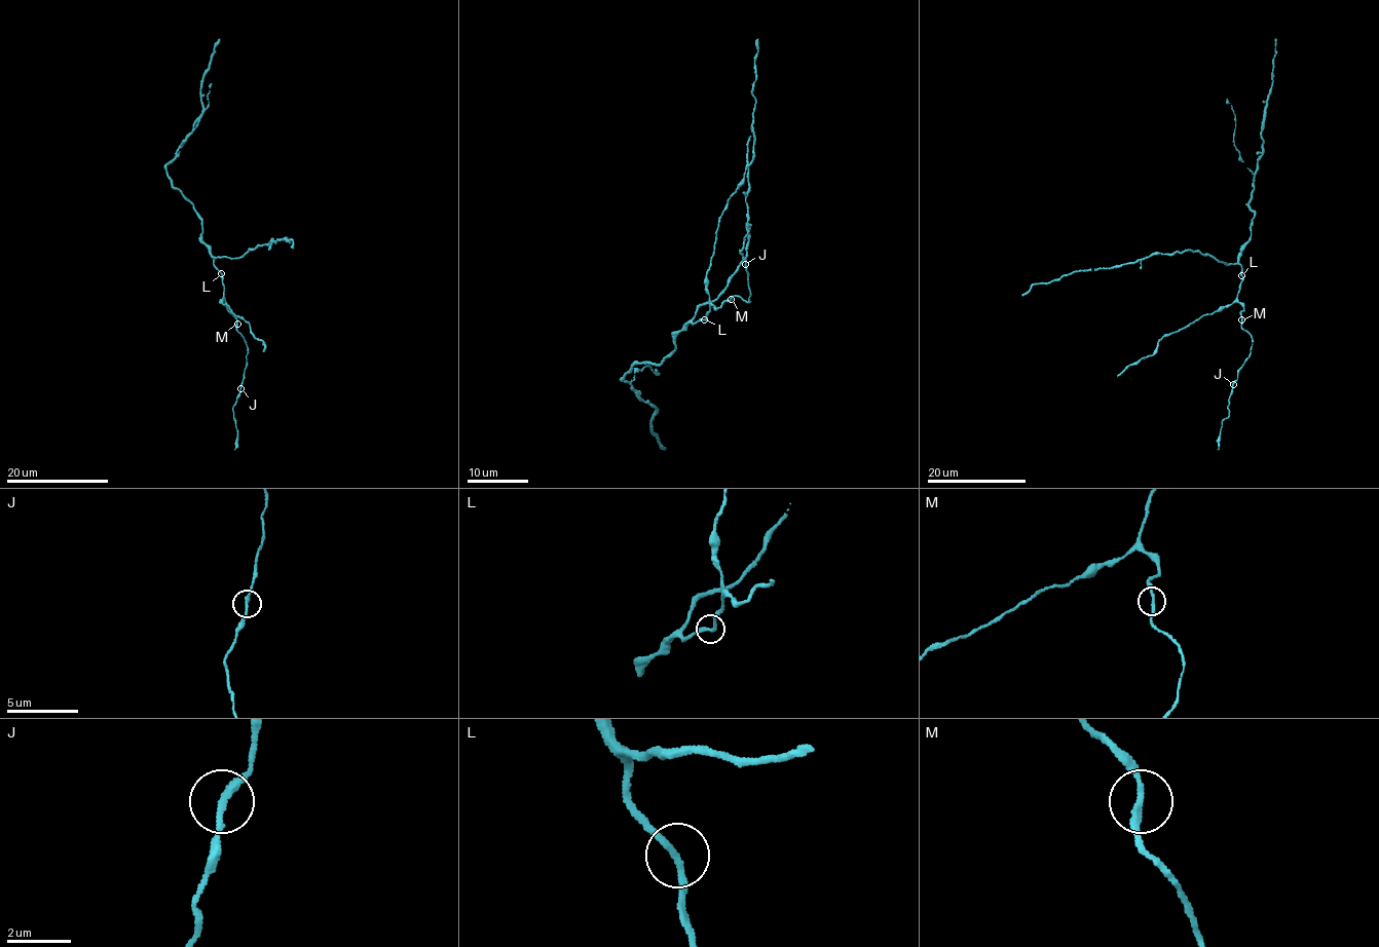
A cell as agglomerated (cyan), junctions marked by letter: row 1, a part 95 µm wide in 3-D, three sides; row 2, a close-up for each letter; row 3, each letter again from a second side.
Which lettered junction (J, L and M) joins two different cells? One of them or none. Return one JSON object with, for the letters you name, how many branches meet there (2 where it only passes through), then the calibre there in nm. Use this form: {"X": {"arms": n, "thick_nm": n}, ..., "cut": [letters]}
{"J": {"arms": 2, "thick_nm": 220}, "cut": ["J"]}

